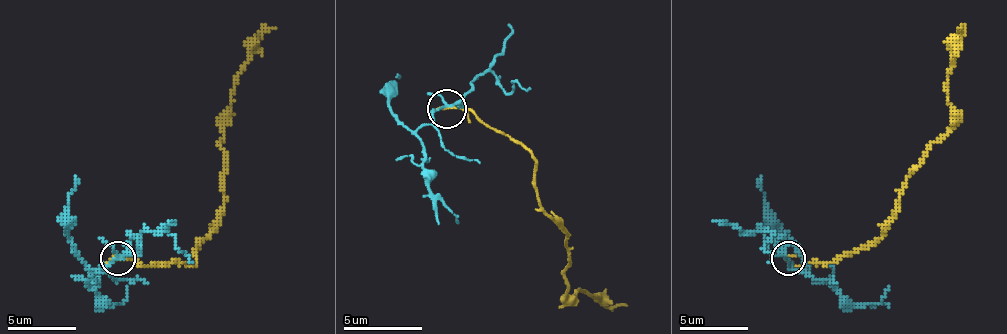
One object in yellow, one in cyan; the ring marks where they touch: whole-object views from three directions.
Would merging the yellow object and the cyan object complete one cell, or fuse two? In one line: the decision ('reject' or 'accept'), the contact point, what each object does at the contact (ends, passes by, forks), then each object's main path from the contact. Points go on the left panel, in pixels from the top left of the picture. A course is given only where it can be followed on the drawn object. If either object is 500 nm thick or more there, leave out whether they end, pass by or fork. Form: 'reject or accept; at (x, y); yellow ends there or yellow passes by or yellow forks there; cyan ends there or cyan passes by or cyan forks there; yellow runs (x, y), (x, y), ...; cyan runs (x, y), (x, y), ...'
accept; at (117, 258); yellow ends there; cyan forks there; yellow runs (117, 259), (137, 259), (148, 266), (193, 262), (224, 207), (224, 131), (234, 76), (248, 49), (275, 28); cyan runs (117, 259), (106, 269), (89, 266), (79, 255), (68, 235), (68, 211), (75, 176)

